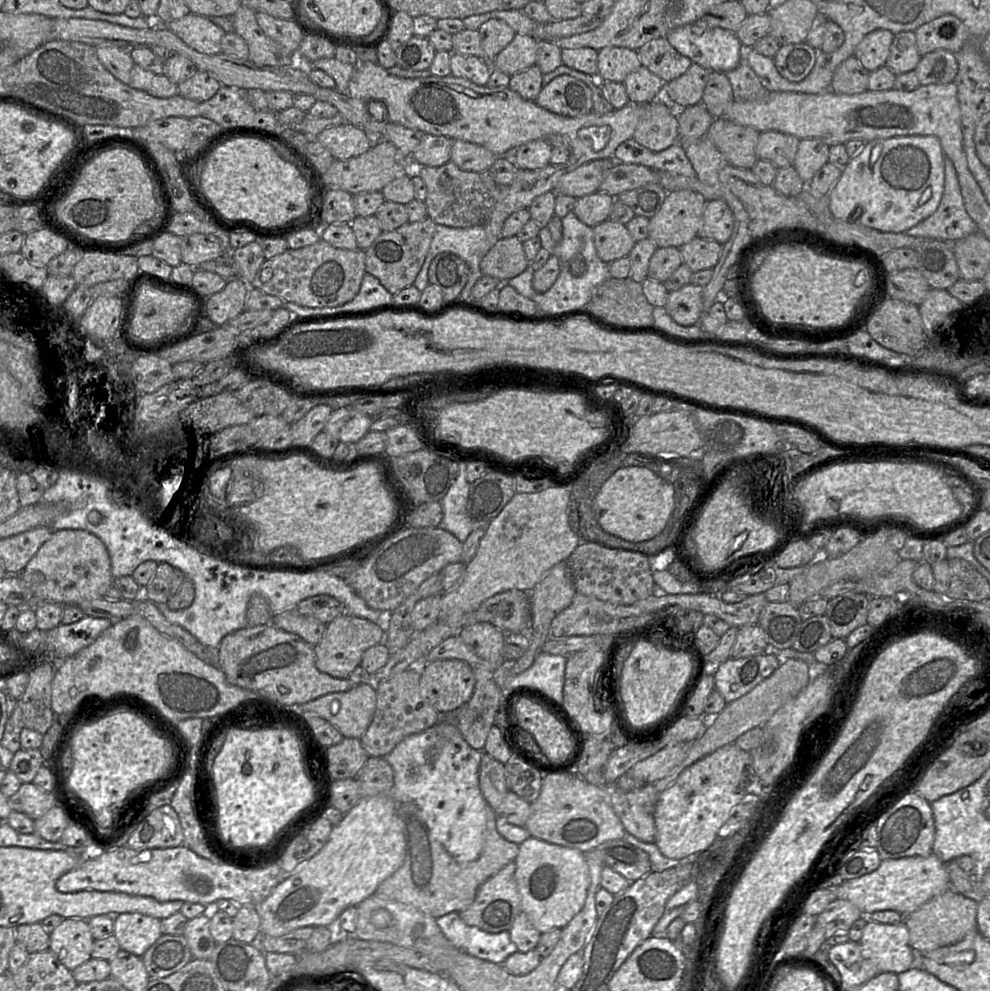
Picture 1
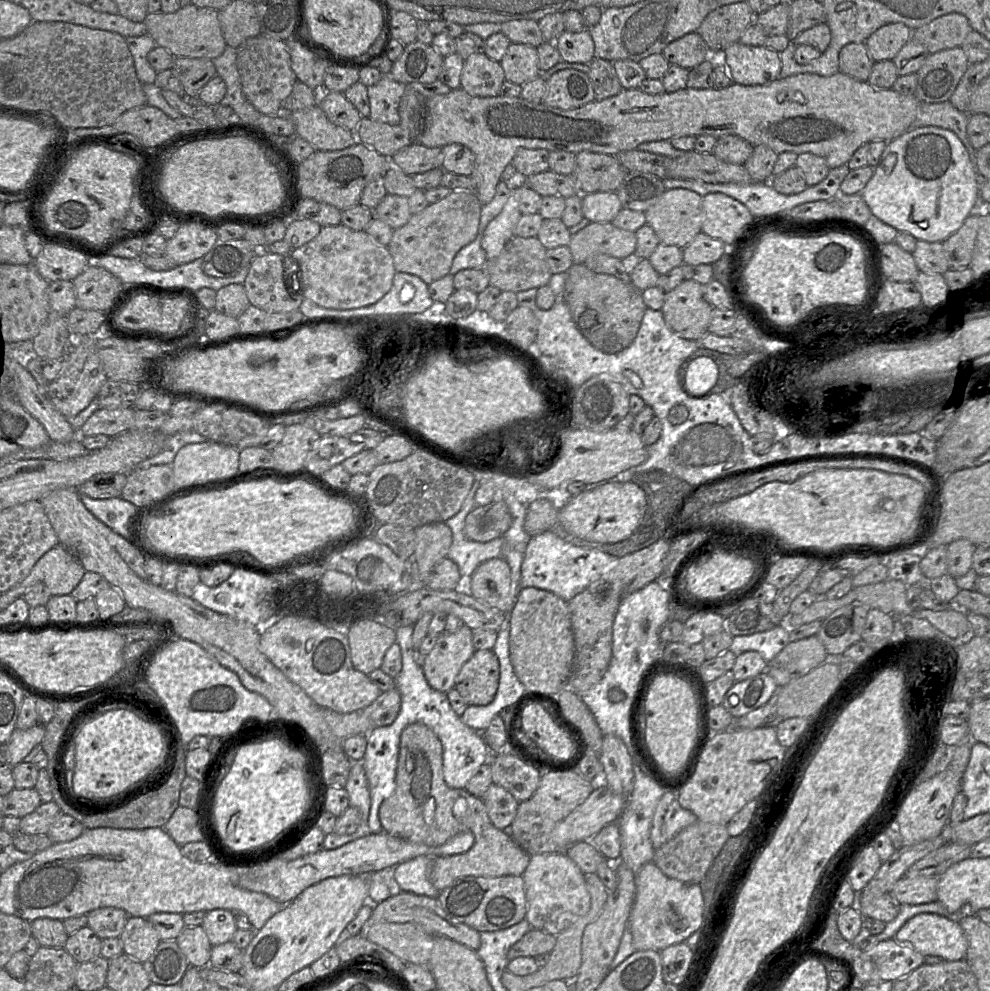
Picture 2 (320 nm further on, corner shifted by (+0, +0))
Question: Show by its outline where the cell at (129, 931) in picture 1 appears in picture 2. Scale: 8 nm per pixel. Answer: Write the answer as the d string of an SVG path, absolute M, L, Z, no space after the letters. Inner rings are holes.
M129 917L119 939L123 953L140 963L144 963L161 942L153 925L142 917Z

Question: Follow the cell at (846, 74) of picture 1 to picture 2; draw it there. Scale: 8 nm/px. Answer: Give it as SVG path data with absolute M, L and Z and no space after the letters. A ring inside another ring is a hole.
M849 44L839 54L839 72L858 81L867 82L874 65L865 44Z

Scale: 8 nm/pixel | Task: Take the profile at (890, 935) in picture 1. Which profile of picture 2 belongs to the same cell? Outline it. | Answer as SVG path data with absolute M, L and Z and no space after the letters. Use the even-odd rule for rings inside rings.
M932 913L910 918L894 938L923 956L937 956L944 961L964 960L968 949L968 940L957 919Z

